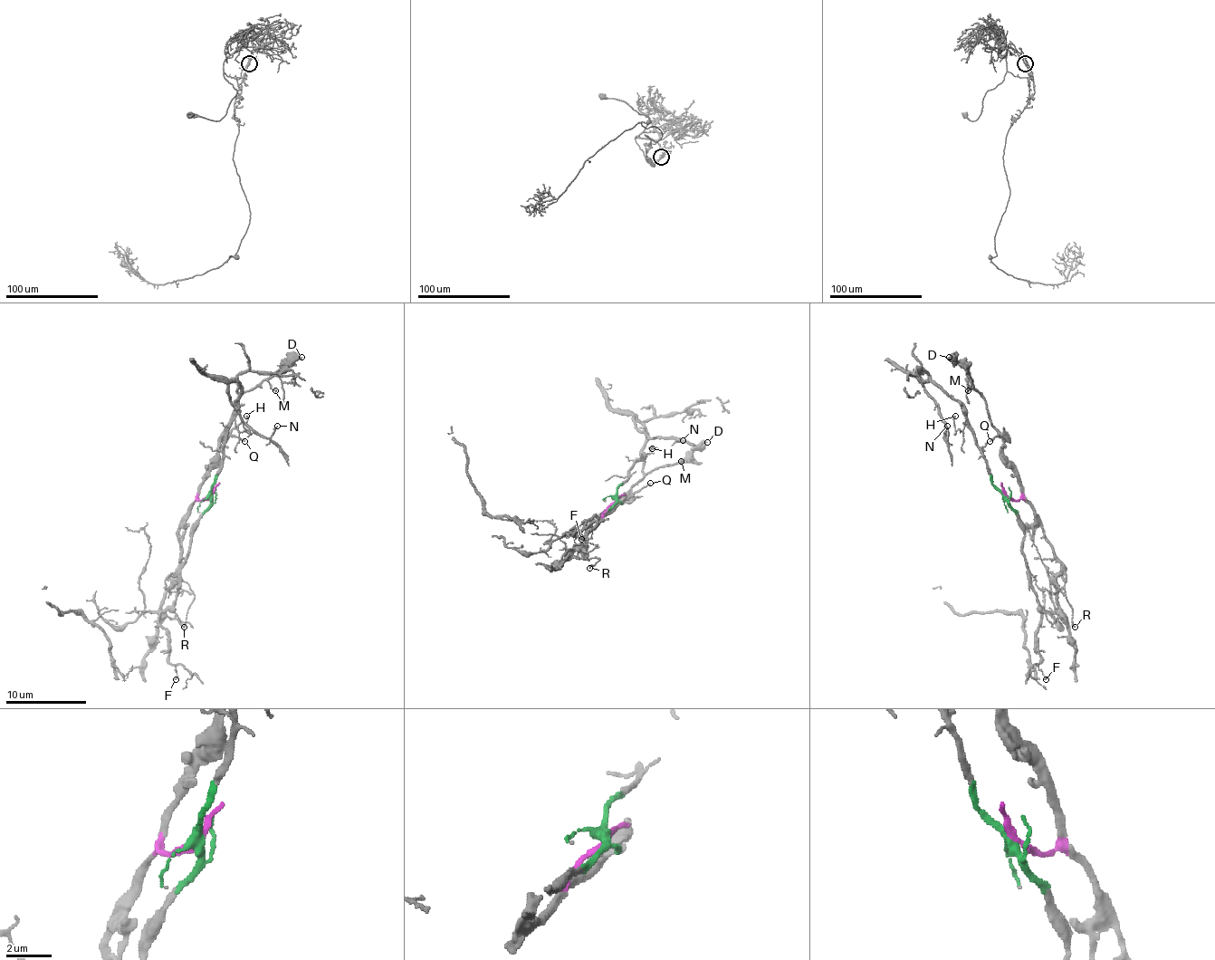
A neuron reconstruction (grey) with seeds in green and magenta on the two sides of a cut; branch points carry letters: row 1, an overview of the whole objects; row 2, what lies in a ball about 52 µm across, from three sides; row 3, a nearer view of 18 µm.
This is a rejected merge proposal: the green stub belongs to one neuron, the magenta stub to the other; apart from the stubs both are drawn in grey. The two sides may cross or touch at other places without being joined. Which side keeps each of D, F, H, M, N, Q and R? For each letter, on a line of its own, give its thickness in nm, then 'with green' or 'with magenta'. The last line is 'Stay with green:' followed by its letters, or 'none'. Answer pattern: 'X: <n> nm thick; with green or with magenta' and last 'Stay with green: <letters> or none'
D: 440 nm thick; with magenta
F: 120 nm thick; with green
H: 100 nm thick; with green
M: 130 nm thick; with magenta
N: 140 nm thick; with green
Q: 140 nm thick; with magenta
R: 110 nm thick; with magenta
Stay with green: F, H, N

